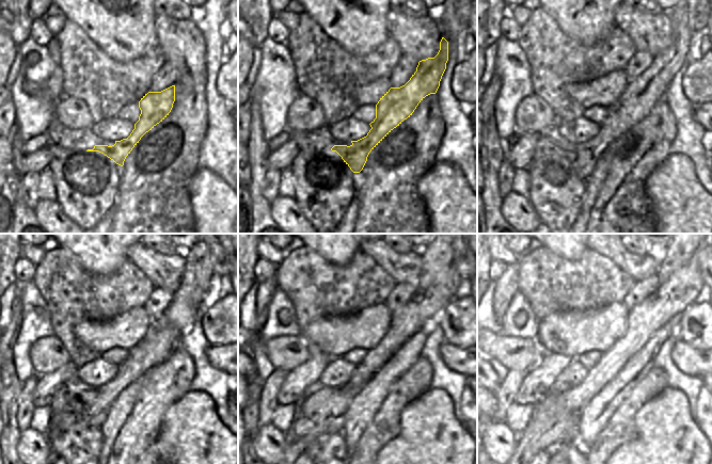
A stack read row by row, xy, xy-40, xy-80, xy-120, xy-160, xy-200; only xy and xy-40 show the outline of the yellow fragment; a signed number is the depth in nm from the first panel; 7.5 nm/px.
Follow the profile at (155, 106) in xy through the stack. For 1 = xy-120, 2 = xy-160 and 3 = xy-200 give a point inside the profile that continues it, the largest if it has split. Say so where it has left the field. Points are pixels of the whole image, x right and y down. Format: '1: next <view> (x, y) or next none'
1: next xy-120 (173, 322)
2: next xy-160 (321, 413)
3: next xy-200 (551, 422)

